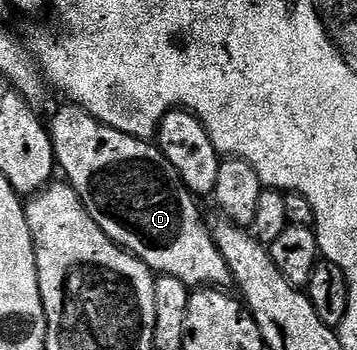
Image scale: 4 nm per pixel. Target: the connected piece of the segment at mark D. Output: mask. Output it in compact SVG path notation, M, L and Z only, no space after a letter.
M63 103L52 115L49 132L55 148L55 164L67 176L64 177L66 184L77 191L97 227L101 227L111 241L146 263L152 273L164 273L164 278L178 281L184 287L227 287L232 284L229 263L225 263L209 225L207 229L203 222L200 202L183 186L183 180L172 169L169 159L165 159L158 144L103 125L81 106L70 103Z

